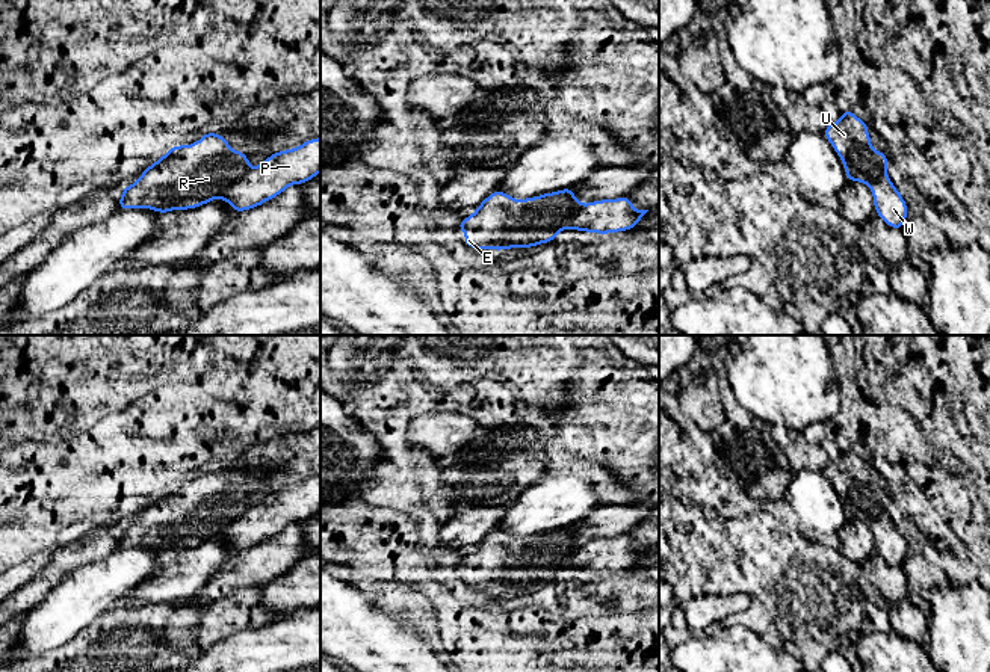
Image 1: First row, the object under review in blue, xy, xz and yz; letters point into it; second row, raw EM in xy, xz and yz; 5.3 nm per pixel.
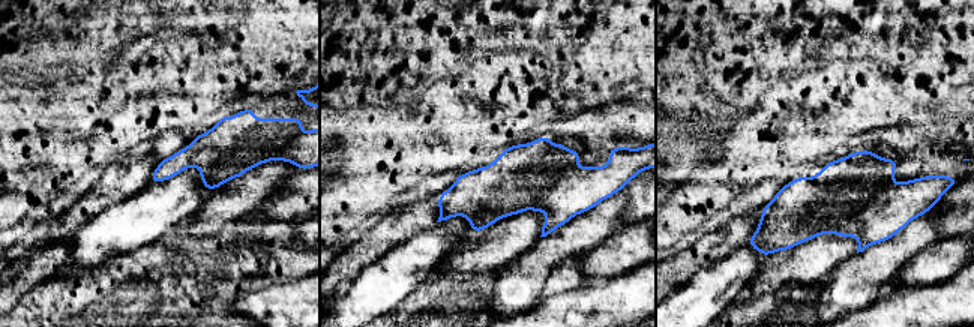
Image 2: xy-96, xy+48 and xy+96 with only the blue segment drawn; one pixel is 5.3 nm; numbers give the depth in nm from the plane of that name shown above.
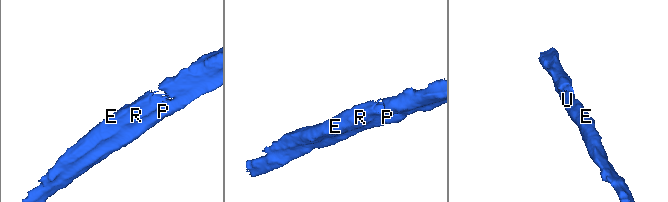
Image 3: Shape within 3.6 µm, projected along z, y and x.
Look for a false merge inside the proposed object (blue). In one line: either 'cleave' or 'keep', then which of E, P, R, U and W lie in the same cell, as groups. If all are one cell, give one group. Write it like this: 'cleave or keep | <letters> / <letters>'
cleave | E R U / P W

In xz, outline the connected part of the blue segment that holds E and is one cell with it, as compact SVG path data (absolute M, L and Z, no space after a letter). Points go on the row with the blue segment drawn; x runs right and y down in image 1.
M571 187L526 199L496 190L456 228L473 249L532 248L553 242L579 205Z

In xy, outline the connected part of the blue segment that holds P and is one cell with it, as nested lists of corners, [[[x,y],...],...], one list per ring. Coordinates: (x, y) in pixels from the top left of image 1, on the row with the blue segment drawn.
[[[320,137],[299,148],[278,151],[245,172],[219,198],[236,213],[251,210],[278,196],[292,184],[304,184],[320,172]]]

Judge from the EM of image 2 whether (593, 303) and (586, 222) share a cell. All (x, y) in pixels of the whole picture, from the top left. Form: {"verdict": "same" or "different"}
{"verdict": "different"}

